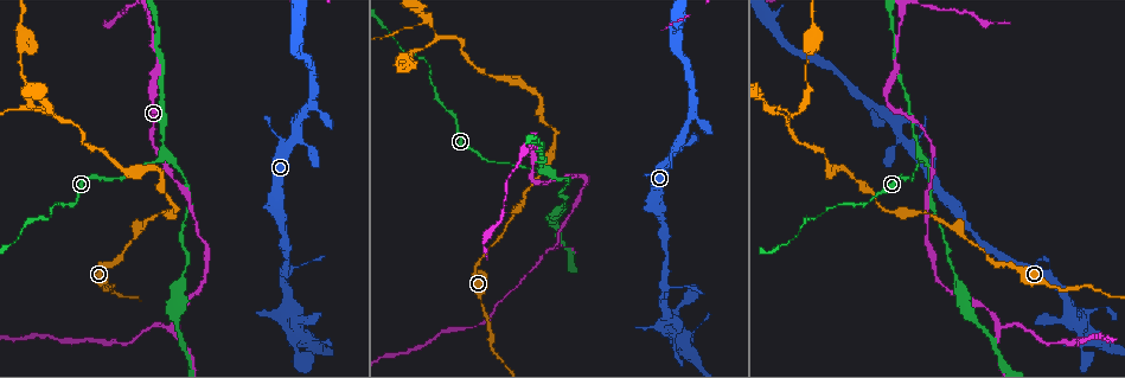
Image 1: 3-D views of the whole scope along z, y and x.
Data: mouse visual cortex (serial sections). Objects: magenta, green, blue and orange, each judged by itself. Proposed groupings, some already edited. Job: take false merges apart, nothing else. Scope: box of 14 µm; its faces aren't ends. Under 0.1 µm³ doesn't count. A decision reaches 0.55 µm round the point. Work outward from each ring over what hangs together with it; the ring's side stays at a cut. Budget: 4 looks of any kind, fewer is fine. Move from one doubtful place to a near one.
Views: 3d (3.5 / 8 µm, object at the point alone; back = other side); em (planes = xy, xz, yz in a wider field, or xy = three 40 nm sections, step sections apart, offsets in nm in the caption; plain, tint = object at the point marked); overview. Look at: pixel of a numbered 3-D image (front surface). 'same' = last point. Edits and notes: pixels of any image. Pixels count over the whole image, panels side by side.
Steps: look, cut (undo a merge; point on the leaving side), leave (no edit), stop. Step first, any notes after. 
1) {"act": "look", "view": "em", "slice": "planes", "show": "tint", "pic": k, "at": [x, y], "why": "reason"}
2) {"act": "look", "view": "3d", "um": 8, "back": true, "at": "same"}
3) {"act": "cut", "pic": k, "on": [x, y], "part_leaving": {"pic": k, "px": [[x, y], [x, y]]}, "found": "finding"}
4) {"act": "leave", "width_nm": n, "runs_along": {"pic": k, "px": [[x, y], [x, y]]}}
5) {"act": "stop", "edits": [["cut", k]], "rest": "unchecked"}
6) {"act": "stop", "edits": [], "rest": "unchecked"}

{"act": "look", "view": "3d", "um": 3.5, "back": true, "pic": 1, "at": [544, 168]}

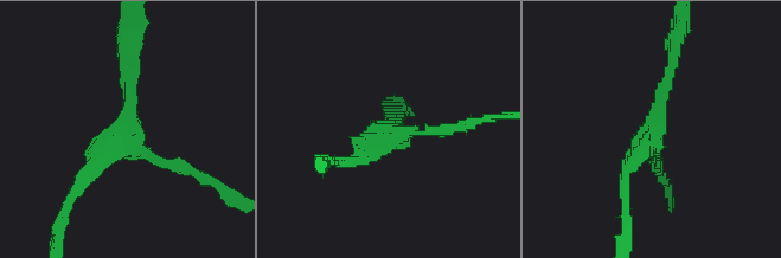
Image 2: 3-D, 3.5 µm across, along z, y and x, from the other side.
{"act": "look", "view": "em", "slice": "xy", "step": 5, "show": "tint", "pic": 2, "at": [649, 145], "arms": 3, "arm_widths_nm": [150, 200, 200], "why": "now the EM"}

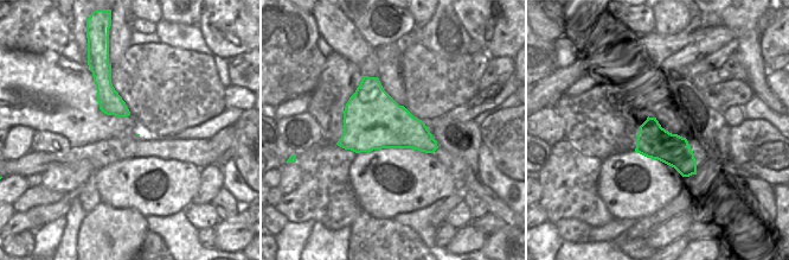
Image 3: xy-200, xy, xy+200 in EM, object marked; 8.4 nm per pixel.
{"act": "leave", "runs_along": {"pic": 2, "px": [[461, 124], [388, 136], [340, 163]]}, "found": "continuous, no second cell"}

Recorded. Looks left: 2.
{"act": "look", "view": "3d", "um": 8, "pic": 1, "at": [59, 119], "why": "three-way junction"}

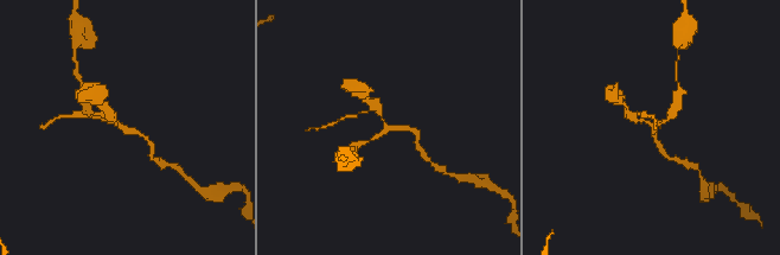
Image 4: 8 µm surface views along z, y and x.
{"act": "look", "view": "em", "slice": "xy", "step": 1, "show": "tint", "pic": 4, "at": [122, 126]}

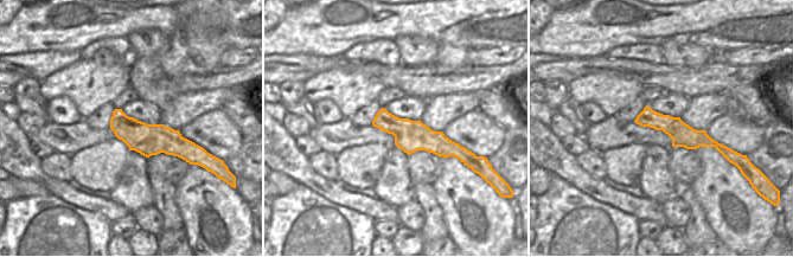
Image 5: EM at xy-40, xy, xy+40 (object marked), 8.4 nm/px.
{"act": "leave", "runs_along": {"pic": 4, "px": [[151, 144], [128, 127], [95, 115]]}, "found": "one cell here"}

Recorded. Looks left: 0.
{"act": "stop", "edits": [], "rest": "unchecked"}

